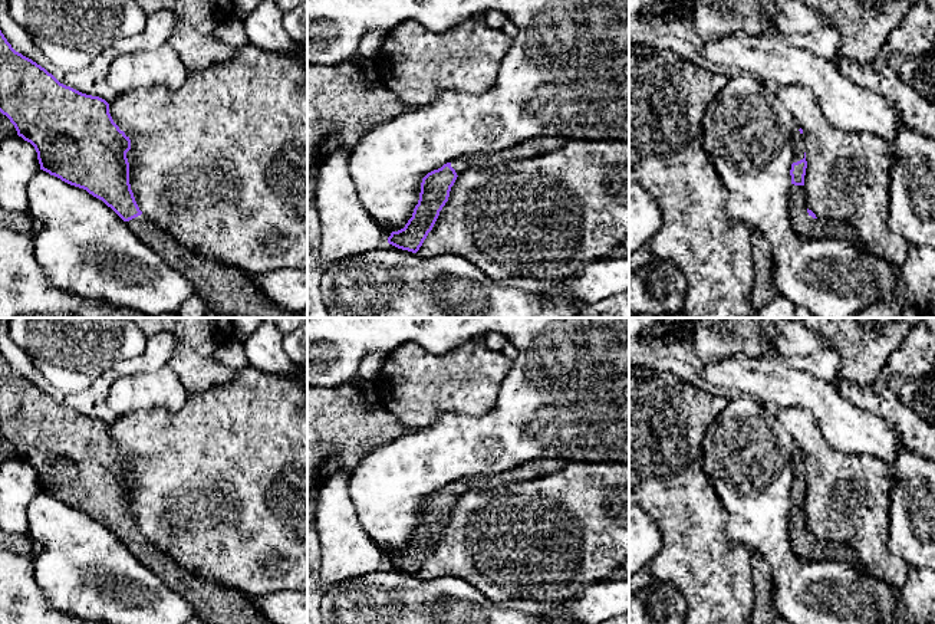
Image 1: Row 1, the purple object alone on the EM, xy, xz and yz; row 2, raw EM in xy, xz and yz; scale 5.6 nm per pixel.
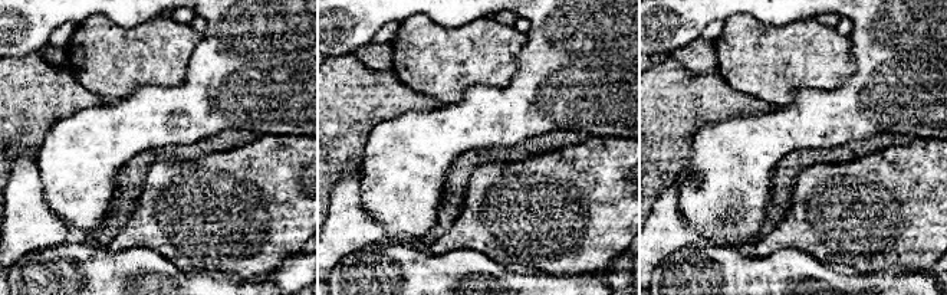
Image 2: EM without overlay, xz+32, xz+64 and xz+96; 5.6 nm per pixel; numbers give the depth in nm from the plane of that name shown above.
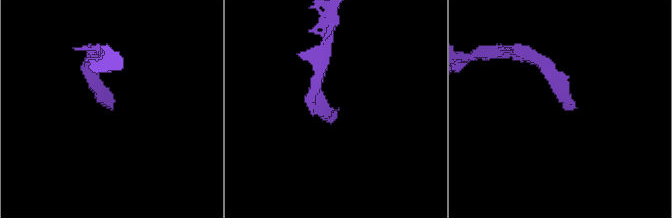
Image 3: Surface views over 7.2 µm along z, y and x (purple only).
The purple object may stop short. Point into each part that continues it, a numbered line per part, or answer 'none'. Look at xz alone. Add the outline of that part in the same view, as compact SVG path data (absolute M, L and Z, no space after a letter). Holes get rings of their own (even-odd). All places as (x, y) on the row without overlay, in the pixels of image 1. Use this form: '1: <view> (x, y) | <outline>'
1: xz (539, 468) | M537 459L503 473L480 474L477 477L455 480L450 485L457 497L460 497L468 490L501 489L517 482L547 476L560 470L564 463L562 459Z

